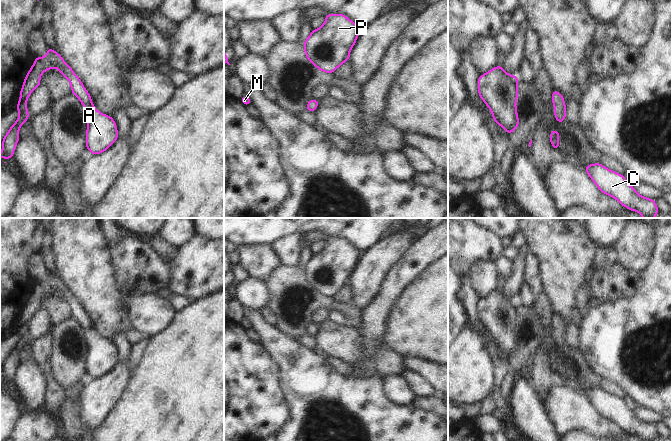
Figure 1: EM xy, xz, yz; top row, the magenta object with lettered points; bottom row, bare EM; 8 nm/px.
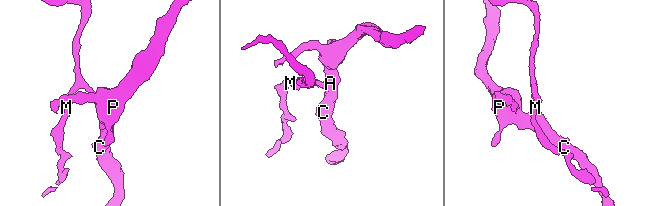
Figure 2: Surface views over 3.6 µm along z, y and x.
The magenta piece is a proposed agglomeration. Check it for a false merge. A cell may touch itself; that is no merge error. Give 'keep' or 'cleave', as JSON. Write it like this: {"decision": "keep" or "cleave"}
{"decision": "keep"}

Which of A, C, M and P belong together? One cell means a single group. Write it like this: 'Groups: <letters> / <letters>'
Groups: A C M P.

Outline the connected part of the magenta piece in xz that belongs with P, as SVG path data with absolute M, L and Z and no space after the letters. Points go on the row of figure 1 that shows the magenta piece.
M327 14L323 25L312 30L303 43L307 59L319 70L332 74L338 67L350 58L350 50L356 43L356 39L362 28L358 27L344 14Z

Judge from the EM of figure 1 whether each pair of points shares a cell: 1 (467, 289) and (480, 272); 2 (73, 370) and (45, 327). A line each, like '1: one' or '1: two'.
1: two
2: two

